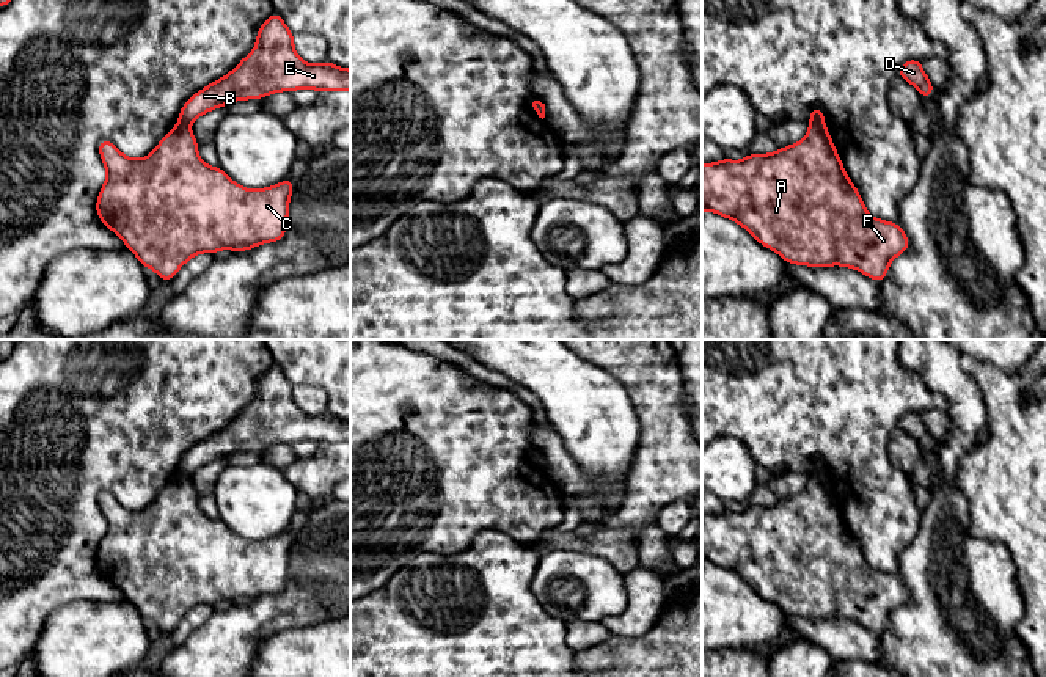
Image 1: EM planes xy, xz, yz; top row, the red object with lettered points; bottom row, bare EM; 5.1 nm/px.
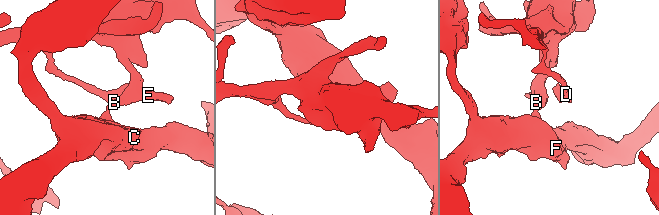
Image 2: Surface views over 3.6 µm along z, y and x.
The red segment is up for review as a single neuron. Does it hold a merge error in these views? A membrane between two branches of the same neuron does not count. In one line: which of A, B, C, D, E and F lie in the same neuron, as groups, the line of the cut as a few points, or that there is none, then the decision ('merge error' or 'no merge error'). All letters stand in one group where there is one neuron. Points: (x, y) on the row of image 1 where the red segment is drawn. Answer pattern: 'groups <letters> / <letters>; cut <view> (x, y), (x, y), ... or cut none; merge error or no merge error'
groups A C F / B D E; cut yz (812, 121), (823, 124); merge error

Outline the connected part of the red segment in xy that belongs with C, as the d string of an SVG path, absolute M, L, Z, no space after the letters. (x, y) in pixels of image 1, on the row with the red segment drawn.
M184 123L143 159L126 157L110 140L97 149L107 171L97 217L162 281L198 253L245 251L286 234L294 181L261 190L236 184L201 160Z

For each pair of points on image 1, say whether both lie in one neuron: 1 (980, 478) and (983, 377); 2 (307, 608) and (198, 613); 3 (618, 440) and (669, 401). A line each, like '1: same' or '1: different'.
1: same
2: different
3: different

